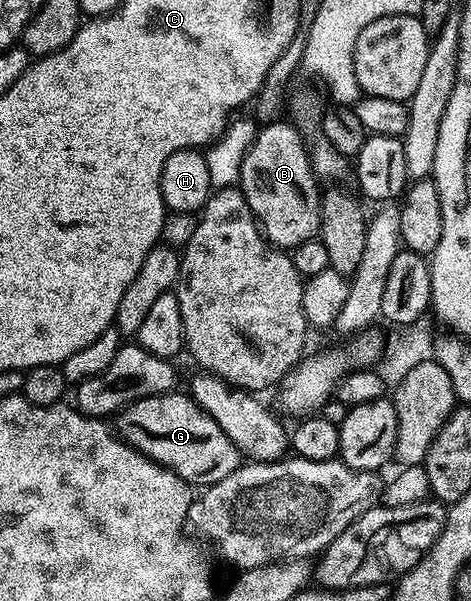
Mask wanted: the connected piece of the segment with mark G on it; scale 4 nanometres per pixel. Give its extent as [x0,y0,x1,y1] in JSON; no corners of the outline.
[114,392,242,487]

